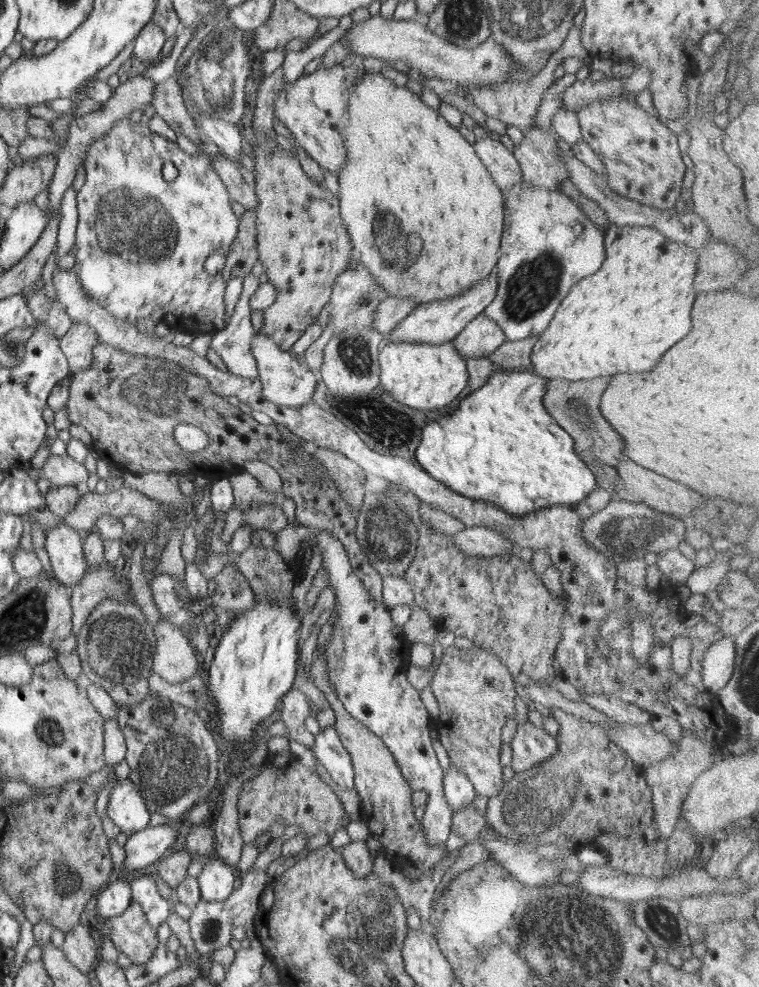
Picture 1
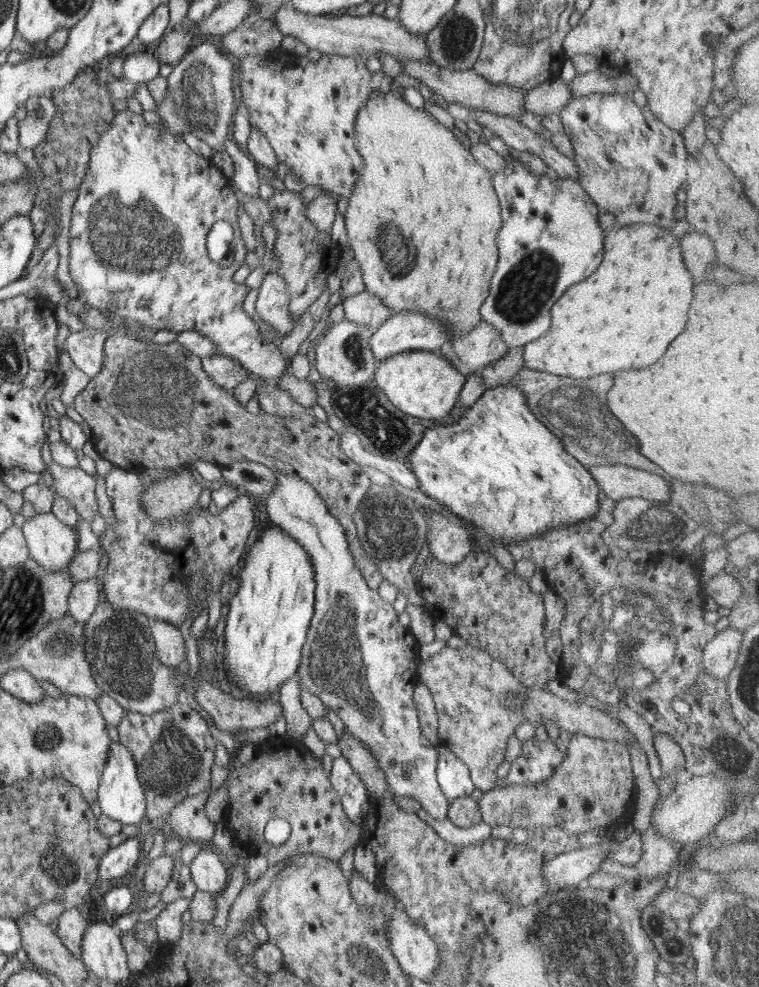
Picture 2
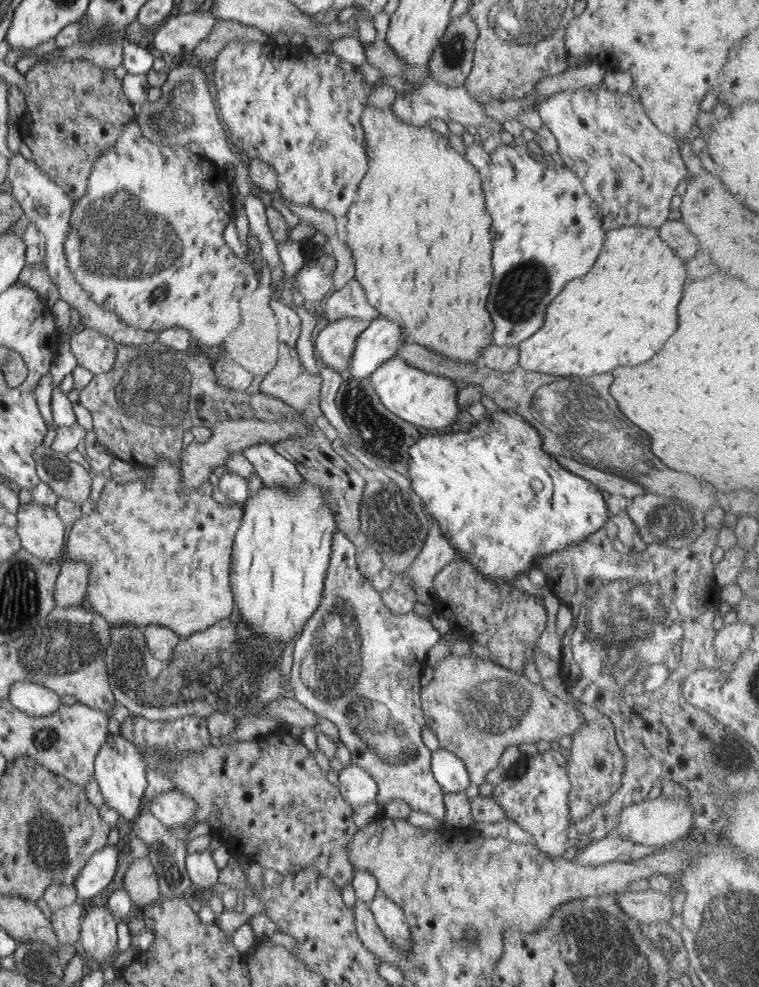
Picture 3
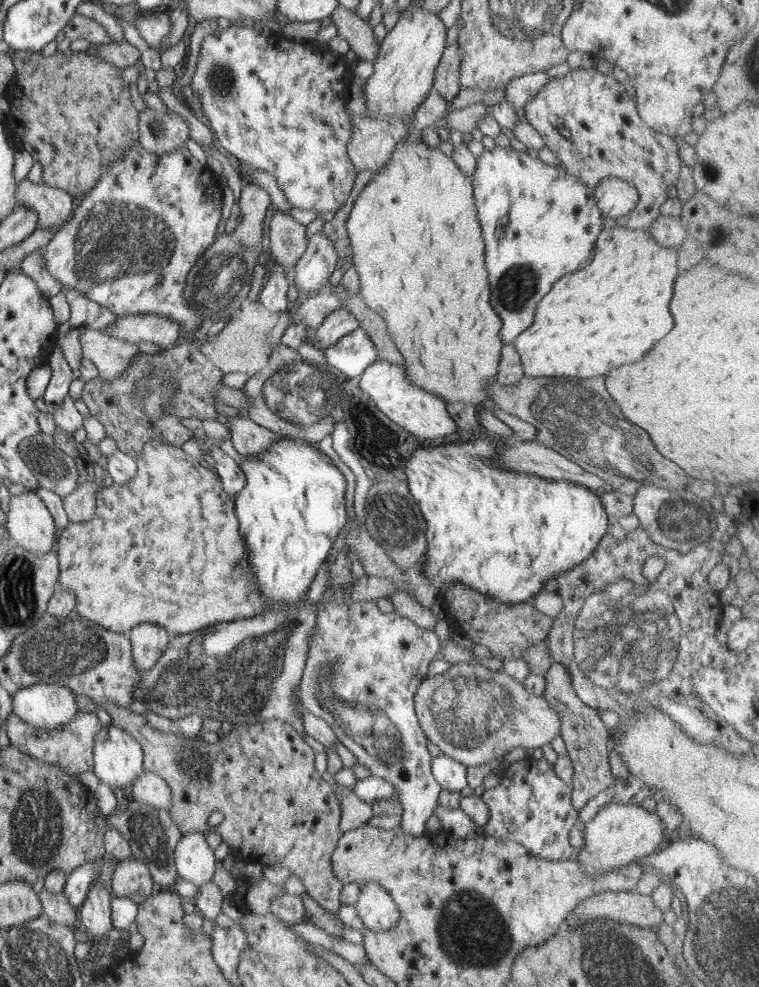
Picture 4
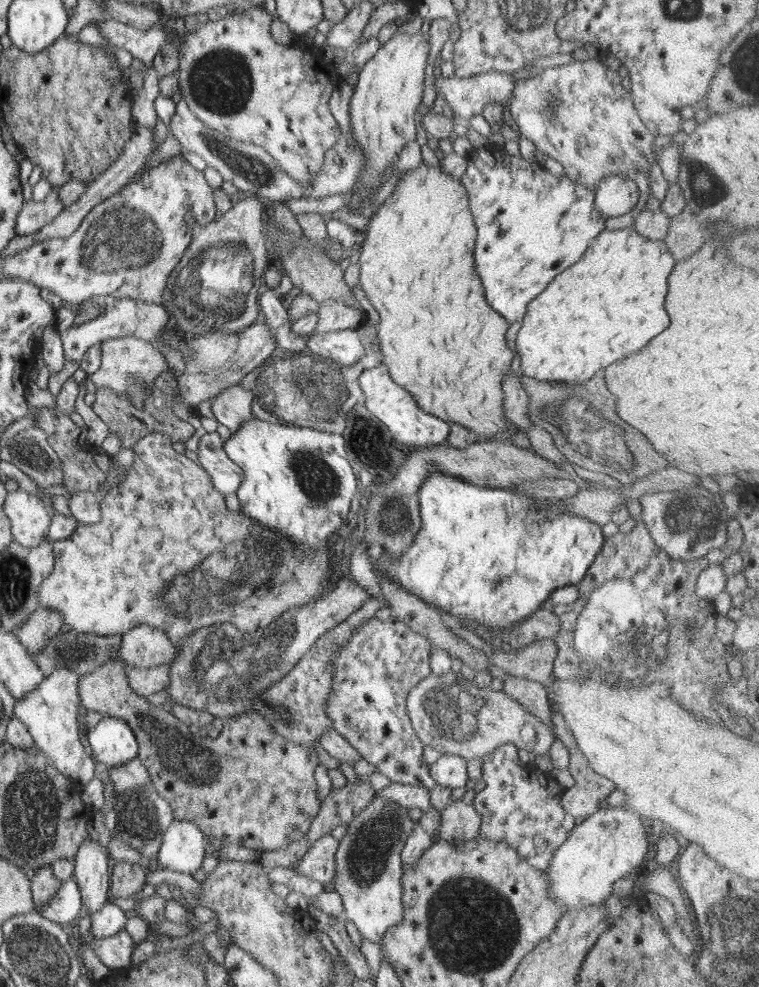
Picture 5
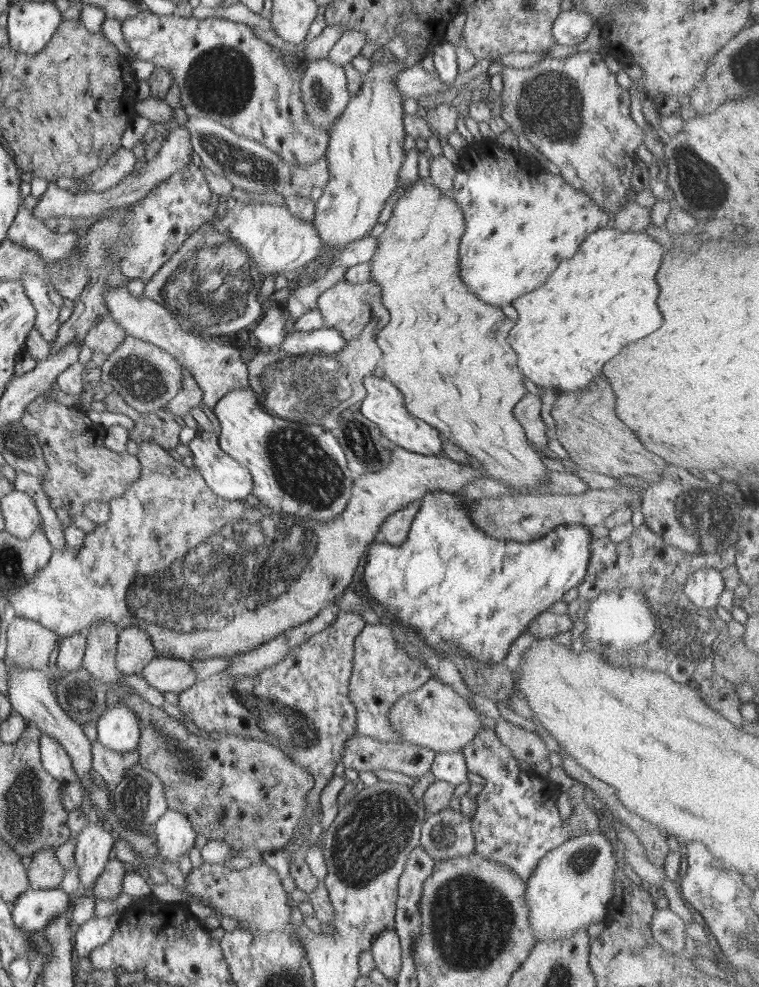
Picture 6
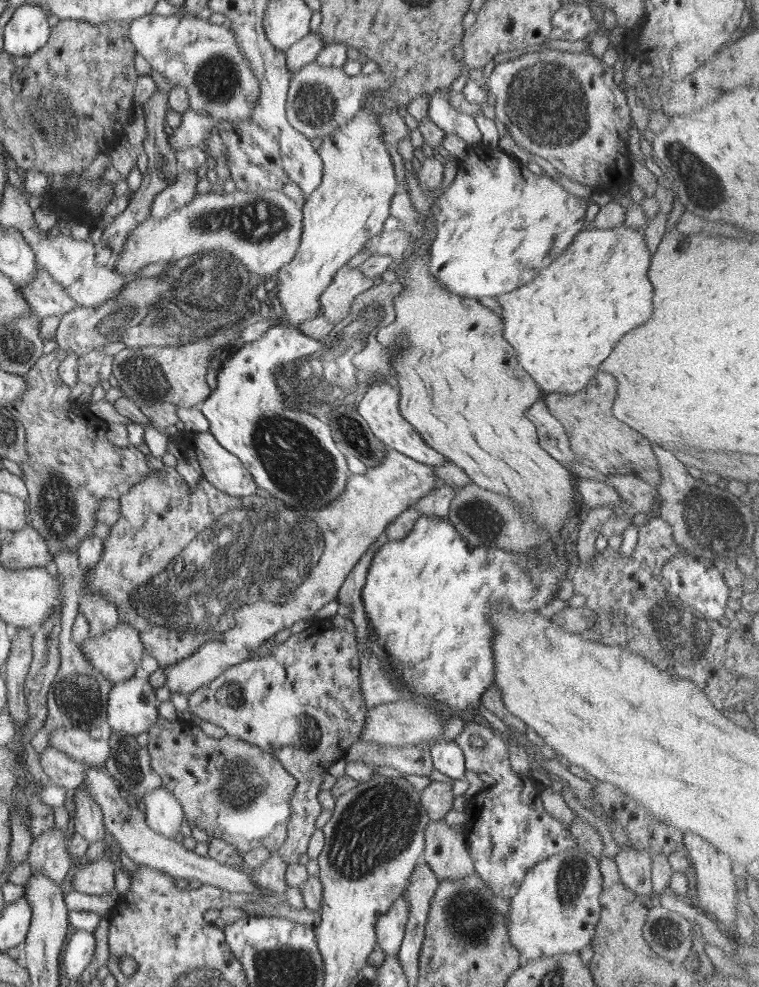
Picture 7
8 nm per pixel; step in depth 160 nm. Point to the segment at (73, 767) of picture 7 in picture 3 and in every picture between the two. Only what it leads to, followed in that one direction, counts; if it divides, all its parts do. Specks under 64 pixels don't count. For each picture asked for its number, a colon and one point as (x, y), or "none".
3: (36, 700)
4: (43, 705)
5: (50, 711)
6: (55, 760)

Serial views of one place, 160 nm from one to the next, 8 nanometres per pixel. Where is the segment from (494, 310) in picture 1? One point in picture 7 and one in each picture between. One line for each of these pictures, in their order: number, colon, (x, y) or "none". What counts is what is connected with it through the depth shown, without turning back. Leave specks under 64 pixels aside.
2: (550, 238)
3: (546, 231)
4: (539, 222)
5: (531, 225)
6: (521, 221)
7: (498, 224)

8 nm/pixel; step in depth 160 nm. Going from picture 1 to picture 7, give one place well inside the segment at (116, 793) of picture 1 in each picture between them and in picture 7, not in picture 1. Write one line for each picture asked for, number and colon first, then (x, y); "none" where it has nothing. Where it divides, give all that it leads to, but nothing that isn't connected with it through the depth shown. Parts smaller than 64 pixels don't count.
2: (121, 796)
3: (120, 769)
4: (118, 757)
5: (112, 741)
6: (118, 729)
7: (132, 705)

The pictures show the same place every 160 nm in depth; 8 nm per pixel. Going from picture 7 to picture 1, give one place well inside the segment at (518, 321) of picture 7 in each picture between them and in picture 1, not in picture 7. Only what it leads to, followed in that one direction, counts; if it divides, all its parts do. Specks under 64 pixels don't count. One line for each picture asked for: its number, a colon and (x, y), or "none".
1: (623, 318)
2: (640, 295)
3: (622, 312)
4: (612, 312)
5: (611, 304)
6: (604, 297)

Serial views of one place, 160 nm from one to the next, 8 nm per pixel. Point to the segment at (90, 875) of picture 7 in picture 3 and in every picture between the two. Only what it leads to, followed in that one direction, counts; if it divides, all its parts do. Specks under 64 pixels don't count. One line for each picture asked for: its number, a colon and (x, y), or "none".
3: (141, 881)
4: (132, 879)
5: (127, 879)
6: (108, 886)

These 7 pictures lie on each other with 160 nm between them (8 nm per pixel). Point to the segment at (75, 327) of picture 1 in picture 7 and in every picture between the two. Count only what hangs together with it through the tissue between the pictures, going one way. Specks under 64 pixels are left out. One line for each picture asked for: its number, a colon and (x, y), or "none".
2: (86, 347)
3: (94, 351)
4: (112, 357)
5: (127, 363)
6: (146, 377)
7: (156, 374)

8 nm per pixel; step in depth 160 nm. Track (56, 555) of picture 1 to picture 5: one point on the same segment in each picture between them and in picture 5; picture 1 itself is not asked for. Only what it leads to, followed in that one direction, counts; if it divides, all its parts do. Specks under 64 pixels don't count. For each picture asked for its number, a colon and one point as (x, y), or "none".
2: (51, 543)
3: (42, 533)
4: (29, 523)
5: (29, 519)

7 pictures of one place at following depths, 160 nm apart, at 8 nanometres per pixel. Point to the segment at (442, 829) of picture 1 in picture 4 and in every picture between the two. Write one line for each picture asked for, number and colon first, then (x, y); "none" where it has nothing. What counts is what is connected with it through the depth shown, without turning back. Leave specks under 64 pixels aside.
2: (363, 664)
3: (355, 653)
4: (362, 681)

